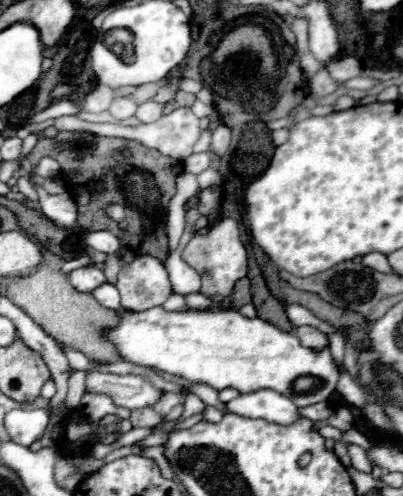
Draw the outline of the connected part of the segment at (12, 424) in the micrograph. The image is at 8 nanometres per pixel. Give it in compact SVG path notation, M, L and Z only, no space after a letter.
M12 409L4 417L6 431L14 443L30 447L44 437L50 415L44 409Z

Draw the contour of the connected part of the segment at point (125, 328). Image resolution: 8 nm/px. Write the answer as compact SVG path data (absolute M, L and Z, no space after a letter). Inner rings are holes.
M152 307L148 311L116 311L116 317L116 325L102 331L102 337L114 345L120 359L178 375L190 383L206 383L218 391L234 387L240 393L274 389L288 395L298 407L306 407L326 401L338 381L330 349L306 349L294 333L284 333L260 317L248 319L238 309L166 311ZM300 377L310 379L308 391L298 389Z

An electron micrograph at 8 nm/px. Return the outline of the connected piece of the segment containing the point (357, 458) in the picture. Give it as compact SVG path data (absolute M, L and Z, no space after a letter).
M350 445L348 447L348 453L350 453L350 459L352 459L352 467L362 471L362 473L370 473L372 471L372 465L368 463L368 457L366 457L366 451L358 445Z

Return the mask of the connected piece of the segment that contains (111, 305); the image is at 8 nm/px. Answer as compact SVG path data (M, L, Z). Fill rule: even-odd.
M102 283L100 287L96 287L96 291L92 291L92 295L96 297L96 301L108 309L120 309L120 295L118 289L112 283Z

